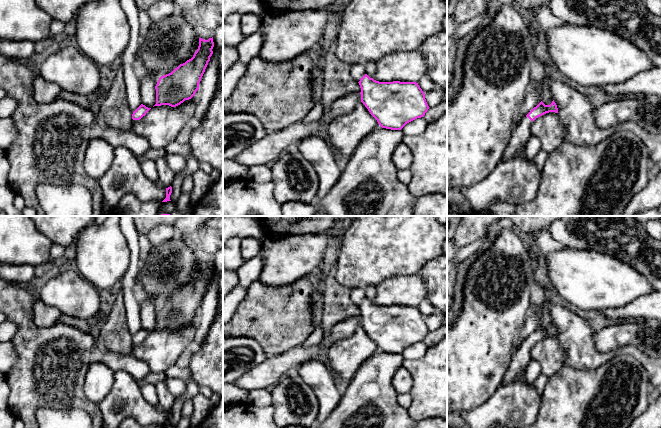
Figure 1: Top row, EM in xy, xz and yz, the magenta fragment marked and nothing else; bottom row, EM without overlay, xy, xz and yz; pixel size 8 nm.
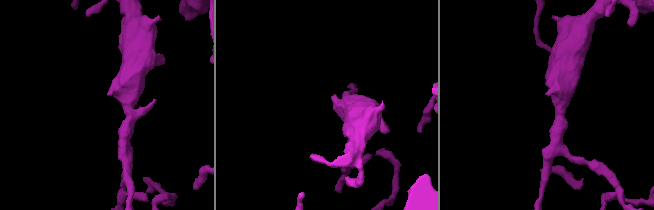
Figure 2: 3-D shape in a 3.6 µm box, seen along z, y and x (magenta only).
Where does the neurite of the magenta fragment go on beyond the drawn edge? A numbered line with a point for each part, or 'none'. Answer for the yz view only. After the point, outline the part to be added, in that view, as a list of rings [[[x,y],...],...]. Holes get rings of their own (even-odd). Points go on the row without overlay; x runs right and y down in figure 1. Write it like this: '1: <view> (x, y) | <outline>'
1: yz (521, 358) | [[[528,341],[523,342],[518,351],[513,355],[500,386],[507,385],[523,376],[524,370],[531,359],[532,346]]]

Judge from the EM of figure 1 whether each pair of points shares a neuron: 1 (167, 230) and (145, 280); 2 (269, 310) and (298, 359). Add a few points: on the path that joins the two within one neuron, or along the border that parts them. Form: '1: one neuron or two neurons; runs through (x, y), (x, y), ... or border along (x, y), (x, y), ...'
1: two neurons; border along (176, 232), (170, 239), (151, 246)
2: two neurons; border along (301, 344), (283, 350), (271, 357)

